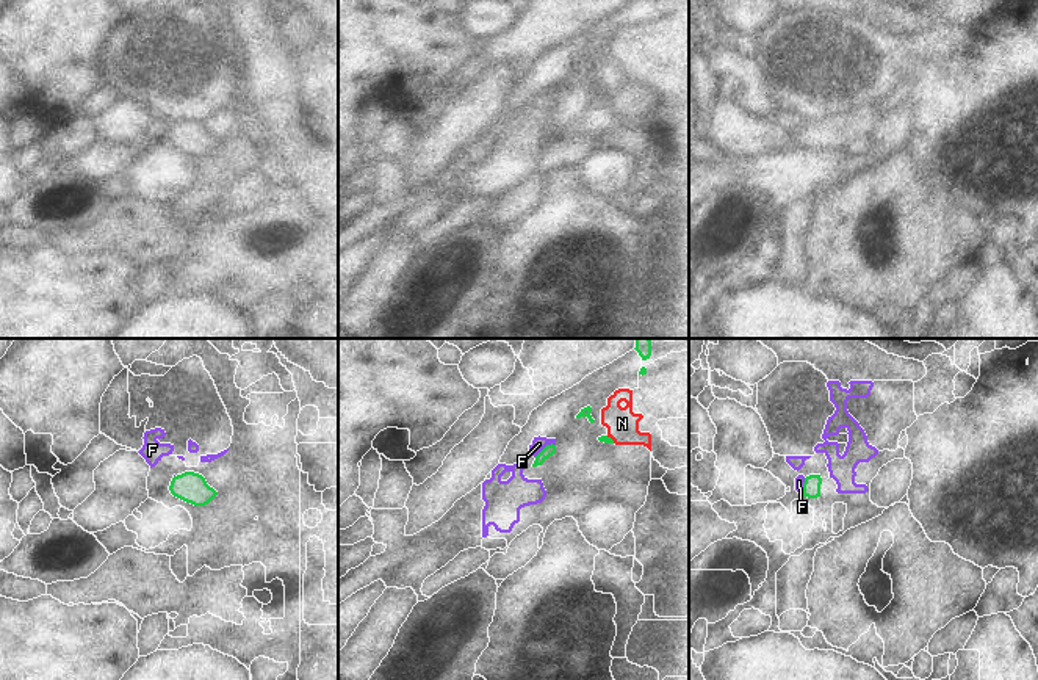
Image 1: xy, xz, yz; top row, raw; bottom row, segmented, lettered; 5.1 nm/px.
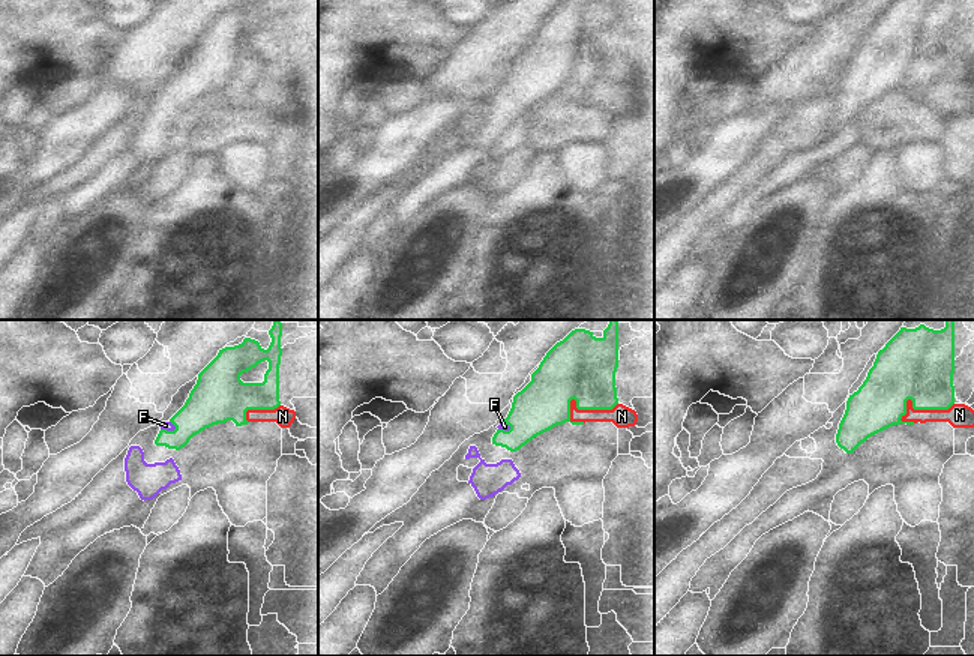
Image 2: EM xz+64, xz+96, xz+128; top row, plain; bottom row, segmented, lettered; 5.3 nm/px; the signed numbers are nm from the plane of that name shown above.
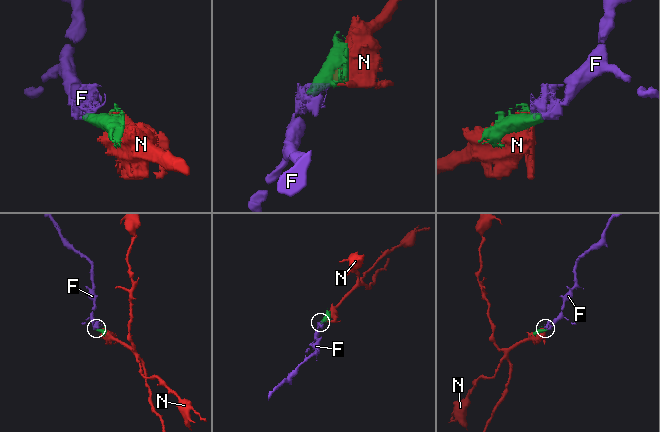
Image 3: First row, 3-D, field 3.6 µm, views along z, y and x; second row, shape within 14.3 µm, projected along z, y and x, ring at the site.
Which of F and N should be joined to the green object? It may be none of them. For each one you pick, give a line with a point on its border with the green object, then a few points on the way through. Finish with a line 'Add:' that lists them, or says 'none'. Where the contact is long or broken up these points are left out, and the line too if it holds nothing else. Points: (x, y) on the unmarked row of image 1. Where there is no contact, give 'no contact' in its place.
F: meets green in xz at (545, 96); runs through xz (548, 99), (545, 96), (539, 93)
Add: F

